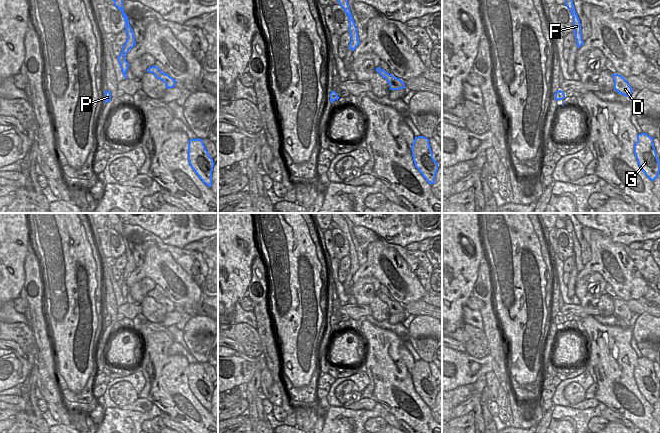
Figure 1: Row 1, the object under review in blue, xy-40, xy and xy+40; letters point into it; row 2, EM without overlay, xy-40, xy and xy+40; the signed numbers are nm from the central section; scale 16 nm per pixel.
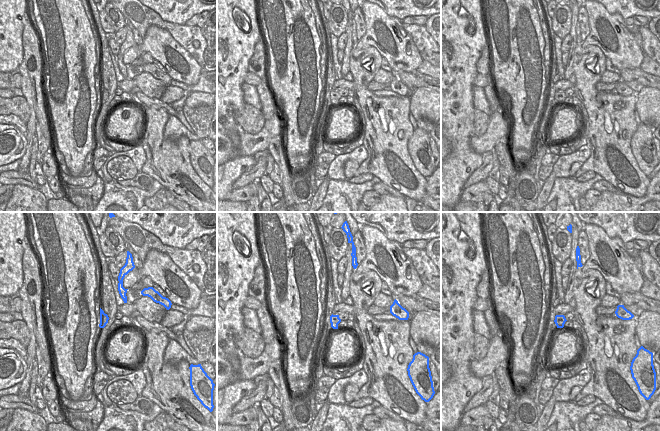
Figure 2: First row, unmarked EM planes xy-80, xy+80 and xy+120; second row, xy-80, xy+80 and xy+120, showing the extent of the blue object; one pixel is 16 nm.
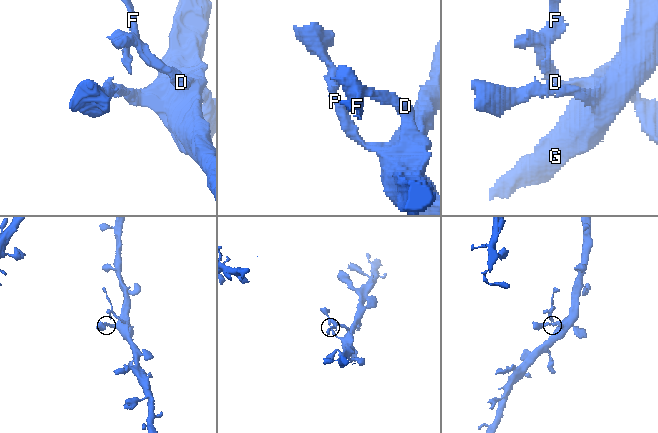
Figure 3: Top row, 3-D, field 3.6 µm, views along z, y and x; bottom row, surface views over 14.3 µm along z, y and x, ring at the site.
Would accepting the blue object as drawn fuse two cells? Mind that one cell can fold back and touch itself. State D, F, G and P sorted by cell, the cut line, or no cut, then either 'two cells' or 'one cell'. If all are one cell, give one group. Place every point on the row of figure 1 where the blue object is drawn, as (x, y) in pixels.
groups D G P / F; cut xy (390, 74), (394, 80), (391, 85); two cells

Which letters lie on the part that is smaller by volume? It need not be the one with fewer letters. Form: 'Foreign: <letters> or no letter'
Foreign: F

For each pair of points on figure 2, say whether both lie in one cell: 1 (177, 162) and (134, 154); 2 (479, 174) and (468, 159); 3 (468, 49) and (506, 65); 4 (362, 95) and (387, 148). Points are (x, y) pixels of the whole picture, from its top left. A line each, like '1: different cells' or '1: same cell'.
1: different cells
2: different cells
3: different cells
4: same cell

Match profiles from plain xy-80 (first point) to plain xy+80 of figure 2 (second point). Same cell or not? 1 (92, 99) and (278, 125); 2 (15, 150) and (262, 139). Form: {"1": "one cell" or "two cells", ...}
{"1": "two cells", "2": "one cell"}

